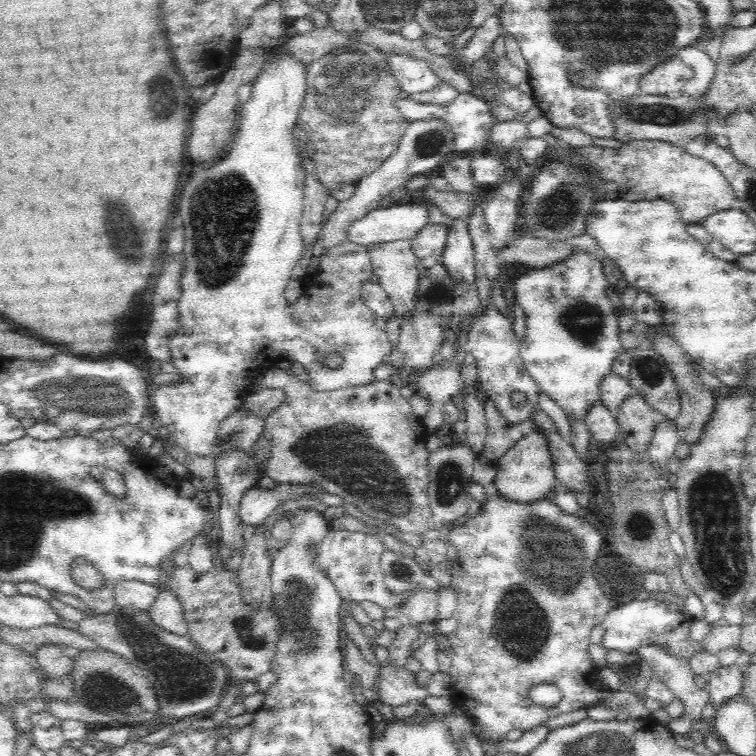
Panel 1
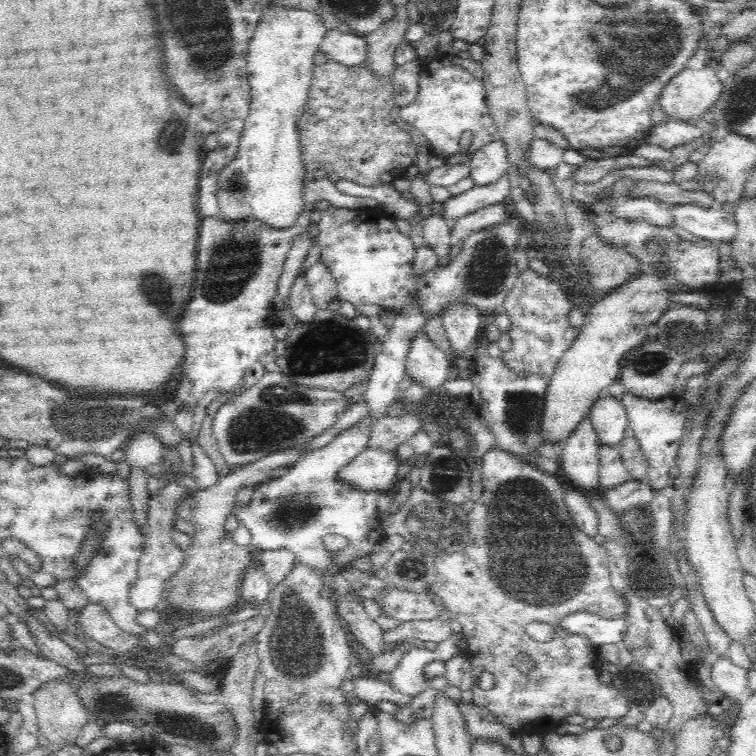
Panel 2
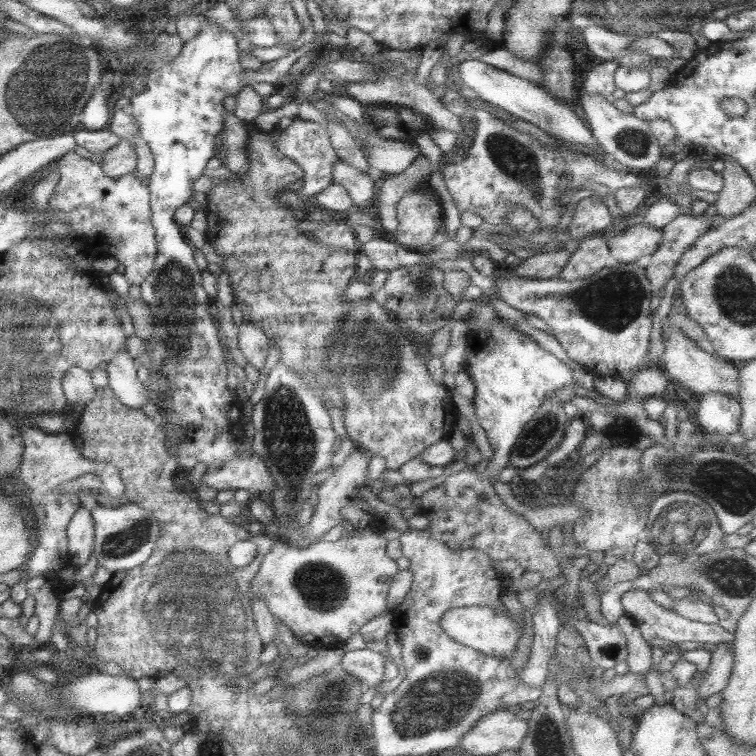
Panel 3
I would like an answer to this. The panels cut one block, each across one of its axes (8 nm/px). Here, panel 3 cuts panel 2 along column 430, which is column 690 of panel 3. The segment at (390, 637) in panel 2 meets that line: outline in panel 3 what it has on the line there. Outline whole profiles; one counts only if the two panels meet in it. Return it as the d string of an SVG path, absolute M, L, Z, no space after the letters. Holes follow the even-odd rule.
M629 590L624 592L620 597L620 604L625 614L636 622L641 636L648 644L653 638L667 640L672 646L682 642L700 642L704 646L707 644L723 645L723 643L733 642L734 634L717 625L717 622L715 624L703 624L687 620L675 614L672 610L664 609L651 601L646 591Z

